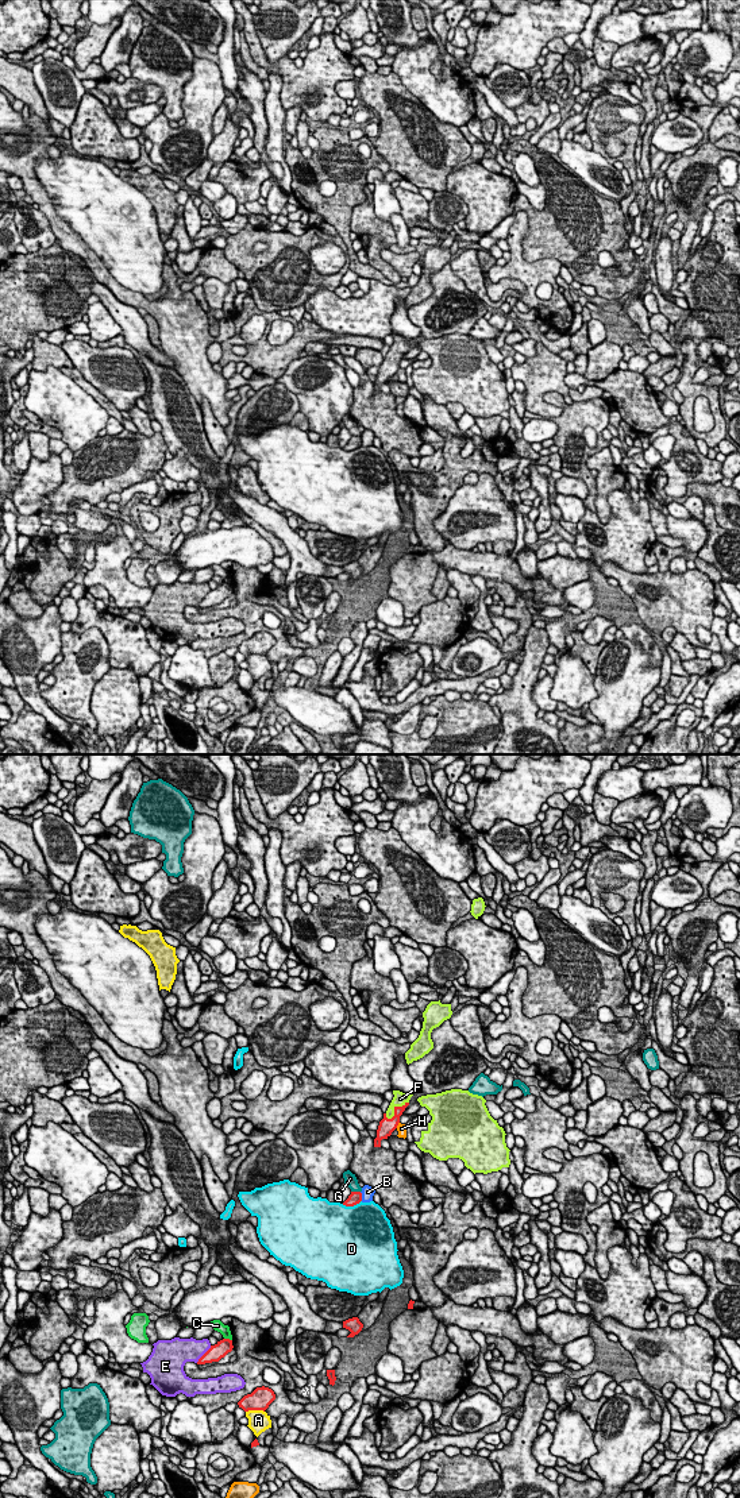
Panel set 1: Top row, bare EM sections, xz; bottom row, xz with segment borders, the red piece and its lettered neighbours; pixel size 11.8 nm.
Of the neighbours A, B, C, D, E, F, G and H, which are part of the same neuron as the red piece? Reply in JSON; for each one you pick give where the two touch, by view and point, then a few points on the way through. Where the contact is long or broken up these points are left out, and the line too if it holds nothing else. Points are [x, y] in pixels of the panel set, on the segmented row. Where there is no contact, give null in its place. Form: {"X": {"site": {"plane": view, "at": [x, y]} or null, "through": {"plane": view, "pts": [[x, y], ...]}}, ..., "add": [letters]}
{"F": {"site": {"plane": "xz", "at": [394, 1110]}}, "add": ["F"]}

